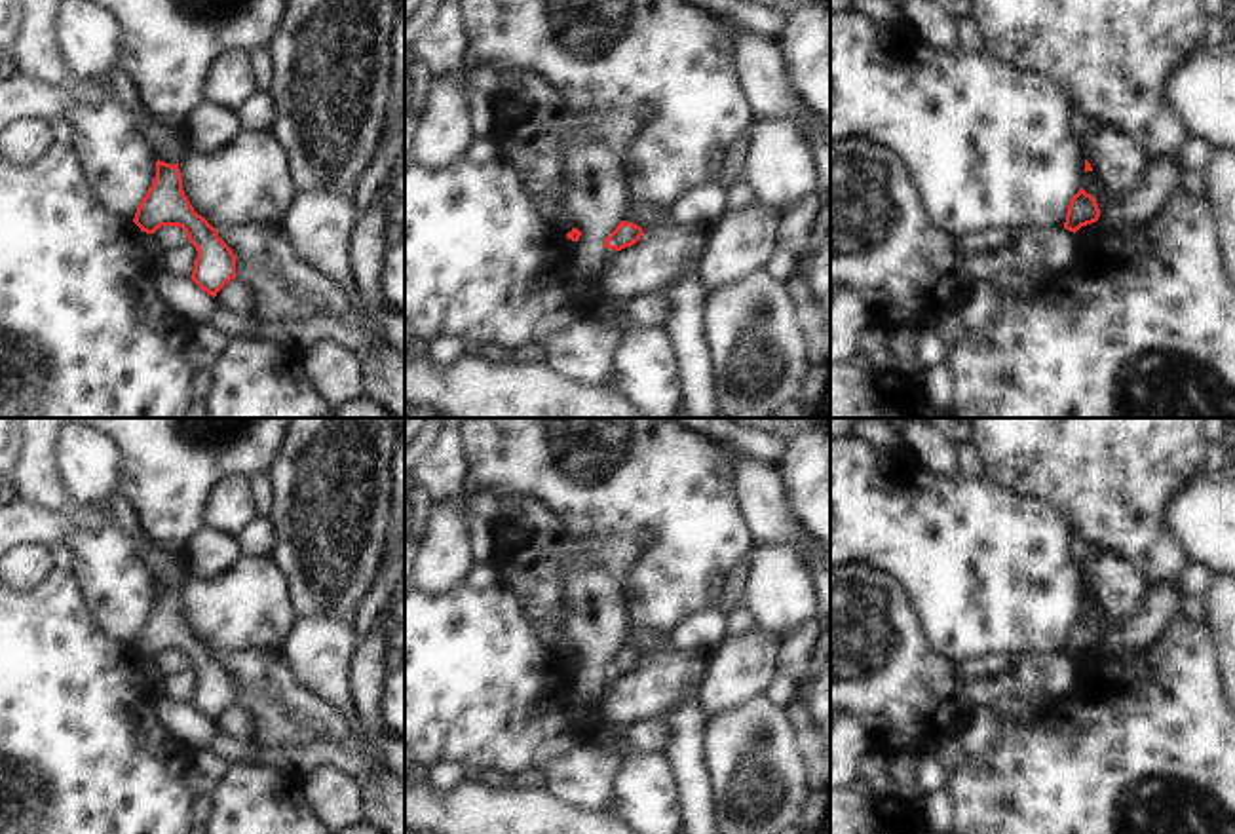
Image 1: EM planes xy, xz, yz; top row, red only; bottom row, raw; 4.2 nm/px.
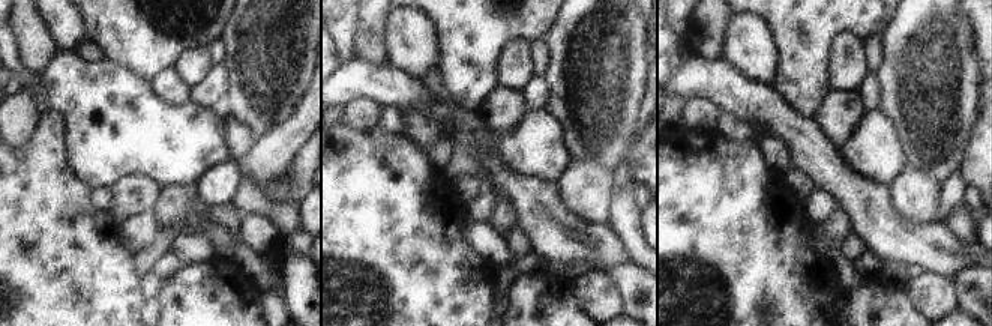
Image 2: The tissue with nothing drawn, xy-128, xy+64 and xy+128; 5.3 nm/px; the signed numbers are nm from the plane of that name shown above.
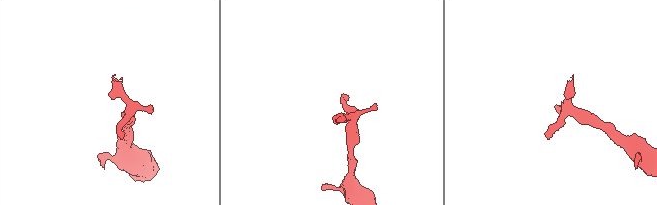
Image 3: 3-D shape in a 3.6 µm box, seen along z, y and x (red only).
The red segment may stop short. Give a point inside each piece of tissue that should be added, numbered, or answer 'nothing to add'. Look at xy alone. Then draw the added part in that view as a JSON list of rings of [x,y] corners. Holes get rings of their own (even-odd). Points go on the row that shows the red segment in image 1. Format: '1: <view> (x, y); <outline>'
1: xy (168, 145); [[[116,65],[106,78],[112,84],[114,97],[133,116],[141,135],[156,152],[158,160],[171,165],[179,163],[184,150],[182,137],[142,108],[141,97],[122,66]]]

